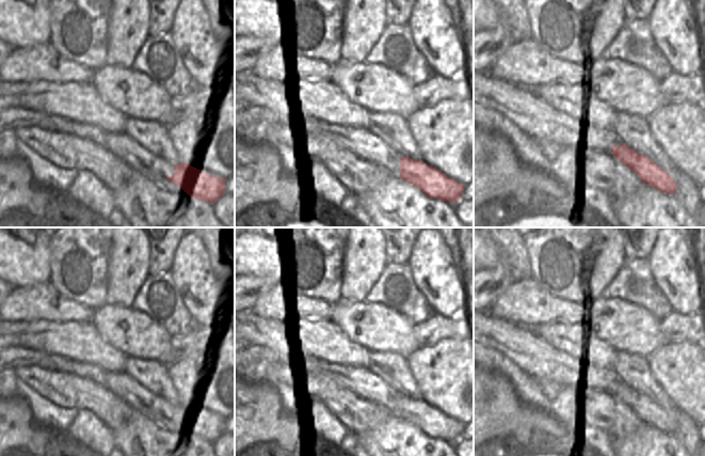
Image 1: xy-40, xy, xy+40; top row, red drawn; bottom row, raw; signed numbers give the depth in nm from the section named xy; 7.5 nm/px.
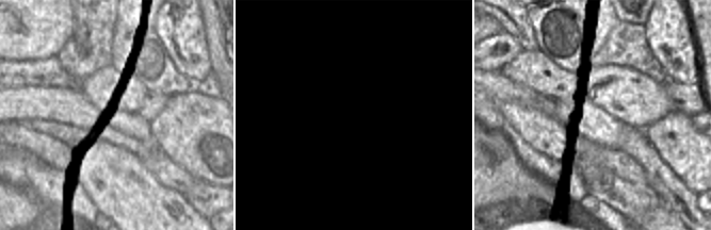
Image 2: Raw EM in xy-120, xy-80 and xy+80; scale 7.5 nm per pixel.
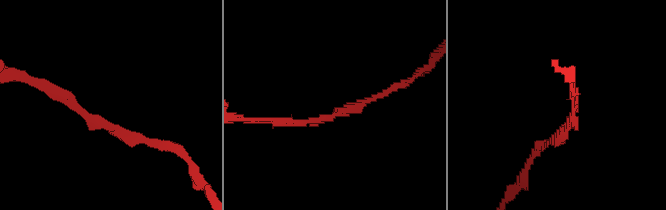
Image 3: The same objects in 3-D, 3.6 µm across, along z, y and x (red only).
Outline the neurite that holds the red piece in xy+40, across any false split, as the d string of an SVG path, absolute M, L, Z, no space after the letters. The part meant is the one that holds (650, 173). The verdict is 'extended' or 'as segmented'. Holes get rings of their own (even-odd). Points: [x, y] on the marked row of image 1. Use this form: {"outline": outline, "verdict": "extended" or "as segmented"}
{"outline": "M622 143L621 146L612 145L611 153L630 171L637 173L643 184L666 194L675 193L677 185L673 177L646 156L631 150L625 143Z", "verdict": "as segmented"}

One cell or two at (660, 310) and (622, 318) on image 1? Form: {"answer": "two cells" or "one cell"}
{"answer": "two cells"}

